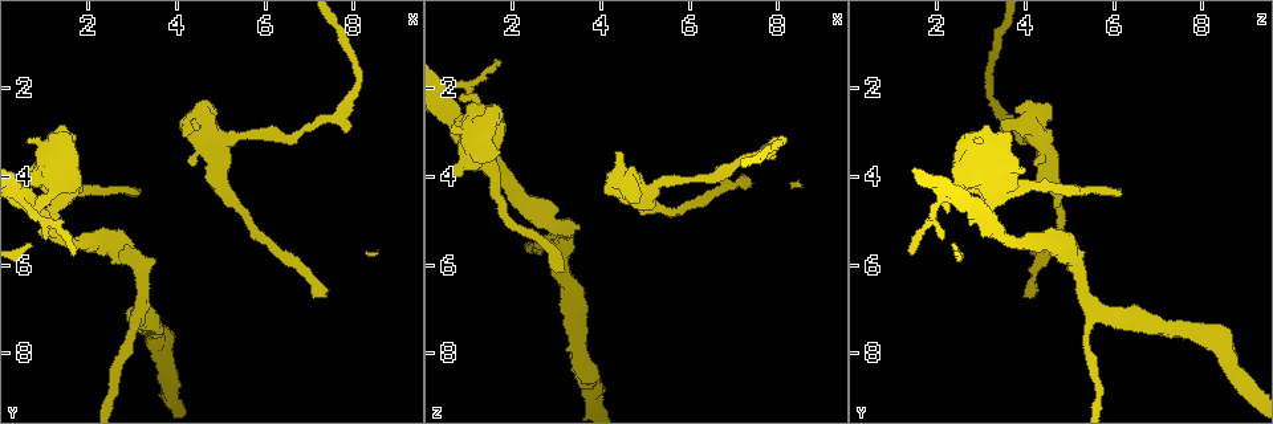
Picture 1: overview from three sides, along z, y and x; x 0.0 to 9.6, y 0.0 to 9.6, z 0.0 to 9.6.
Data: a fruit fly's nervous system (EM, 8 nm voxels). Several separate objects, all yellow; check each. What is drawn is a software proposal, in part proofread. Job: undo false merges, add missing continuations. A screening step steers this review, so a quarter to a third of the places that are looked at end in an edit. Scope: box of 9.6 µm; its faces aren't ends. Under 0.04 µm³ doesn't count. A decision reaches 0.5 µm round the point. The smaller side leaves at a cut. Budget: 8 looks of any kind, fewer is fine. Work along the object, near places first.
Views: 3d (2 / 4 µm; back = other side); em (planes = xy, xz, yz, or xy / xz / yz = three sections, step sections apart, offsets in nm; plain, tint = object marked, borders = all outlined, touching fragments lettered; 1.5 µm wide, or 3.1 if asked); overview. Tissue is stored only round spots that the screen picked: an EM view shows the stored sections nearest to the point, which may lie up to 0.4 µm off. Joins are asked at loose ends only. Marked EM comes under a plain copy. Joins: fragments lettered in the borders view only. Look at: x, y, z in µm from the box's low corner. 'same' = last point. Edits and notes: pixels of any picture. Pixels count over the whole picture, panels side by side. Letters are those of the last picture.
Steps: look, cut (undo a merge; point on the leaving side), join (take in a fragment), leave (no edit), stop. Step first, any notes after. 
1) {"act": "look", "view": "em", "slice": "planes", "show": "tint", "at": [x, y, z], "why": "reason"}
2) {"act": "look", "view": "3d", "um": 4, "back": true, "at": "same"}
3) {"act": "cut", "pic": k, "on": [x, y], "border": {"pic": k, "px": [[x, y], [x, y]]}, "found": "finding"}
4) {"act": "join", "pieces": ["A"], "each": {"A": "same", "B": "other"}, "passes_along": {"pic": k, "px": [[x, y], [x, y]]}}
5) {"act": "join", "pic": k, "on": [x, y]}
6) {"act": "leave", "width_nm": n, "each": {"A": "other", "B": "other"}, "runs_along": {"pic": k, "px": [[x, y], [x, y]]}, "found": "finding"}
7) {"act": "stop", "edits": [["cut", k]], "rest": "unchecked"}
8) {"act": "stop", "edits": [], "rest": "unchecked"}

{"act": "look", "view": "em", "slice": "planes", "show": "borders", "at": [4.35, 2.80, 3.45], "why": "thick end"}

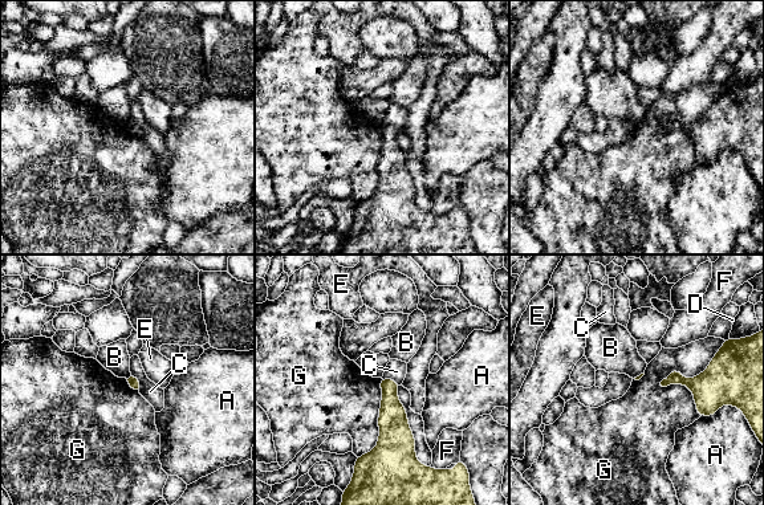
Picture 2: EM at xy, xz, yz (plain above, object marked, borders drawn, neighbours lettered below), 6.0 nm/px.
{"act": "leave", "longest_contact_nm": ["G", 460], "each": {"A": "other", "B": "other", "C": "other", "D": "other", "E": "other", "F": "other", "G": "other"}, "found": "none of them fits"}

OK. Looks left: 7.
{"act": "look", "view": "em", "slice": "planes", "show": "tint", "at": [3.10, 4.45, 6.20], "why": "free end"}

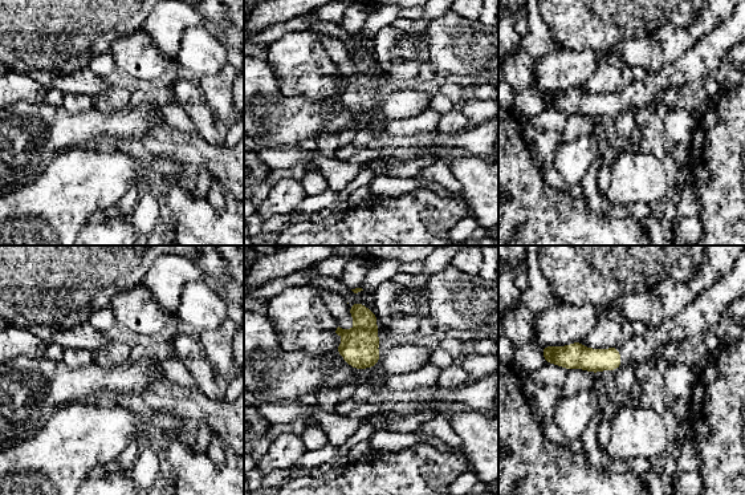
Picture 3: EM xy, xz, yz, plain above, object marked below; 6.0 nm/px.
{"act": "look", "view": "em", "slice": "planes", "show": "borders", "at": "same"}

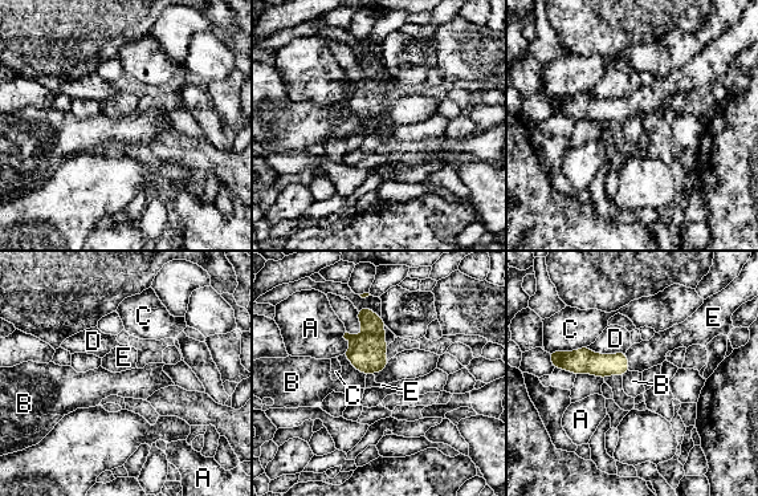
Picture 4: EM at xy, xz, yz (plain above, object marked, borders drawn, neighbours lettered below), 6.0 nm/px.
{"act": "join", "pieces": ["E"], "longest_contact_nm": ["D", 260], "each": {"A": "other", "B": "other", "C": "other", "D": "other", "E": "same"}, "passes_along": {"pic": 4, "px": [[586, 362], [627, 361], [643, 356]]}, "found": "it goes on there"}

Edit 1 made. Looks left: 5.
{"act": "look", "view": "overview", "why": "see it whole again"}

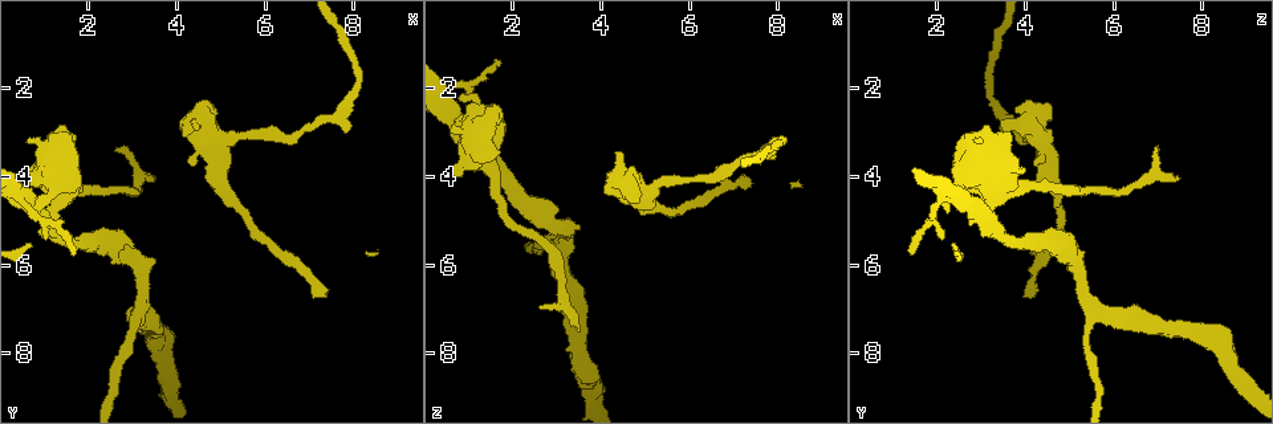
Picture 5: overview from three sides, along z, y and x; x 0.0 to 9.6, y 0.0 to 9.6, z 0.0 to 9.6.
{"act": "look", "view": "3d", "um": 4, "at": [1.55, 4.20, 4.05], "why": "calibre changes"}

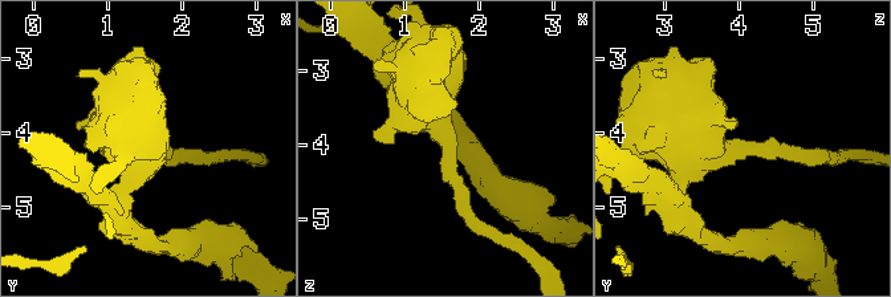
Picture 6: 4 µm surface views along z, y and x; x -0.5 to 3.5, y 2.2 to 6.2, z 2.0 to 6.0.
{"act": "look", "view": "em", "slice": "planes", "show": "tint", "at": [1.60, 4.20, 4.15], "arm_widths_nm": [200, 600], "why": "now the EM"}

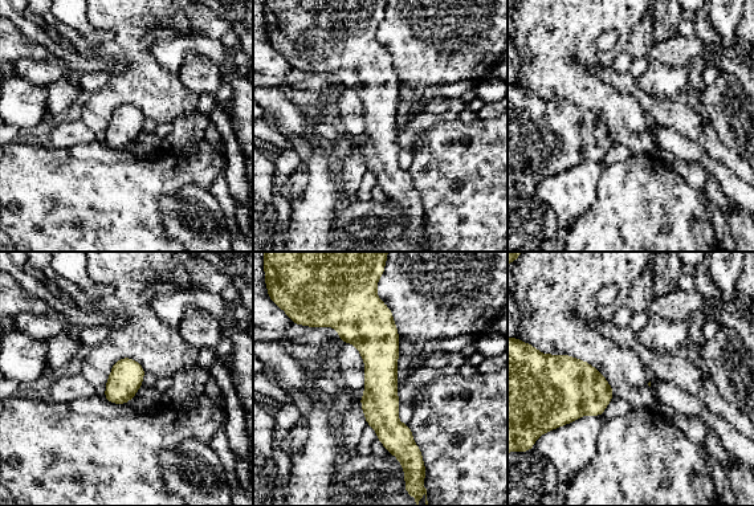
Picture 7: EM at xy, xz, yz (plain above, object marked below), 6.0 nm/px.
{"act": "look", "view": "em", "slice": "planes", "show": "borders", "at": "same"}

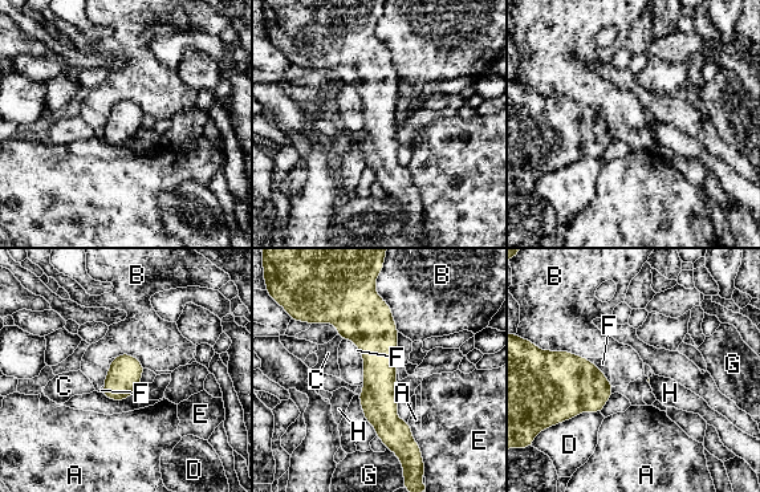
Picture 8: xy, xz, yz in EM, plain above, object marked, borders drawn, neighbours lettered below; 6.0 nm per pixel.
{"act": "leave", "each": {"A": "other", "B": "other", "C": "other", "D": "other", "E": "other", "F": "other", "G": "other", "H": "other"}, "border": {"pic": 8, "px": [[585, 358], [610, 383]]}, "found": "all the same cell"}

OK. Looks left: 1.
{"act": "stop", "edits": [["join", 4]], "rest": "unchecked"}

